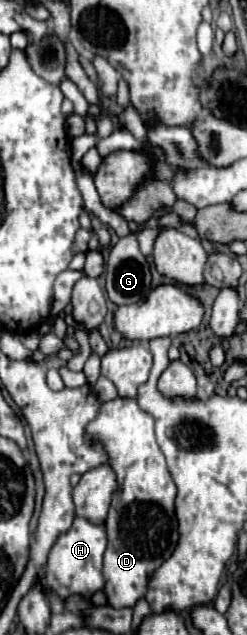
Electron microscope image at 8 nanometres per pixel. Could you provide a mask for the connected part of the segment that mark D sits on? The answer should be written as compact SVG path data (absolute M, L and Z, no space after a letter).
M113 399L103 403L87 431L109 453L109 465L117 473L119 489L107 515L107 551L103 561L107 603L115 609L133 607L147 593L149 575L171 557L179 533L175 517L177 487L167 471L165 457L155 441L153 417L137 407L135 399Z

